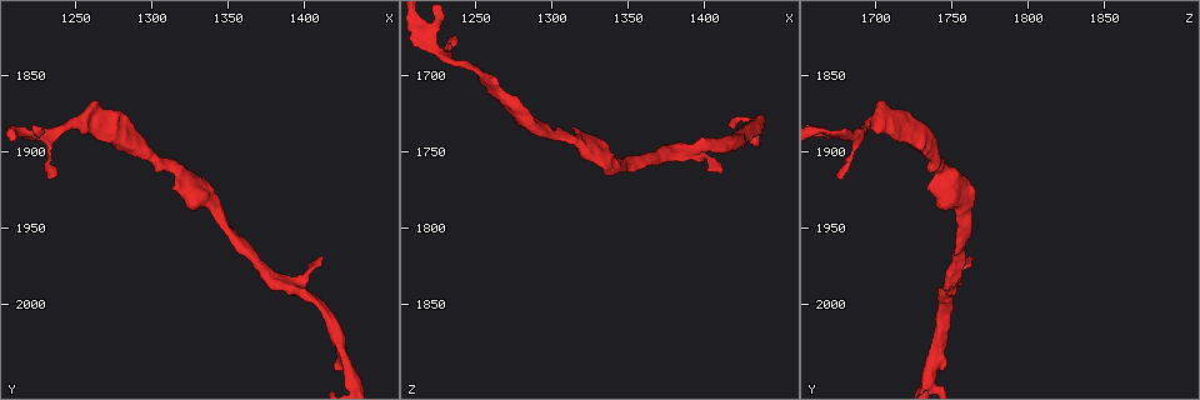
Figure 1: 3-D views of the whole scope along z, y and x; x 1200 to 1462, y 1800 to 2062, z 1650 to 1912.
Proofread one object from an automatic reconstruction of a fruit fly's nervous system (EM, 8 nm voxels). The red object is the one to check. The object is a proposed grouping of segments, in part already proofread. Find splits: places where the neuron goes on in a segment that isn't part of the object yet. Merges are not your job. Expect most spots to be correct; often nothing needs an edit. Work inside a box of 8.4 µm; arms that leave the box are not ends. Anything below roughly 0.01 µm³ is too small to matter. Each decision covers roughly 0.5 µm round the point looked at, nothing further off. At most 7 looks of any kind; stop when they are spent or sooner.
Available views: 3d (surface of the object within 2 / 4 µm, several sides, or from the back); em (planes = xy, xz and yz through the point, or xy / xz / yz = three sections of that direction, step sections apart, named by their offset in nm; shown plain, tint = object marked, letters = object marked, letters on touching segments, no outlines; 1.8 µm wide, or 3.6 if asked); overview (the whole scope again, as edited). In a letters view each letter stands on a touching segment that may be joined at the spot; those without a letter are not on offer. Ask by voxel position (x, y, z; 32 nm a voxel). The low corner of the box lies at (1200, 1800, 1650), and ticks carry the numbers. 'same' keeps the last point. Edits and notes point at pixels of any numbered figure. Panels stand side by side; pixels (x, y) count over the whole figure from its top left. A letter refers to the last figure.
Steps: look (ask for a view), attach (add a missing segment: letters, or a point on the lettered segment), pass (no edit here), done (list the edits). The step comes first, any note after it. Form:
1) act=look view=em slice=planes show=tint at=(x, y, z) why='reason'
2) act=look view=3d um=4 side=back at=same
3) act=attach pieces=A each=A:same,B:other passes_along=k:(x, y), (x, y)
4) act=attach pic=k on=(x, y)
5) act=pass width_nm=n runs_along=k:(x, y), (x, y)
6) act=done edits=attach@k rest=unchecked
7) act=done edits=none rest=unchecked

act=look view=3d um=4 at=(1410, 1968, 1762) why='branch stops here'

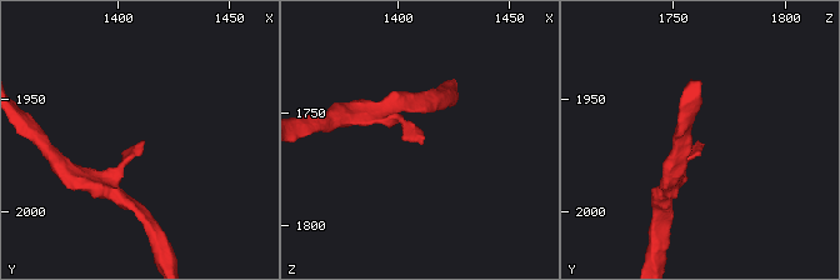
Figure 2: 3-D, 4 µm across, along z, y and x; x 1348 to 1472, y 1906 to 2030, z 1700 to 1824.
act=look view=em slice=planes show=letters at=(1411, 1969, 1761) why='shape alone is not enough'

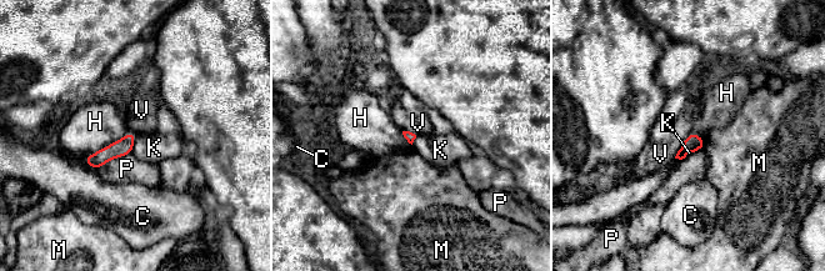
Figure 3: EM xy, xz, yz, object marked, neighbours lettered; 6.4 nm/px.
act=pass each=C:other,H:other,K:other,M:other,P:other,V:other border=3:(693, 130), (674, 156) found='no lettered segment goes on from it'

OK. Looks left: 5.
act=look view=3d um=2 side=back at=(1262, 1882, 1708) why='sudden change in width'

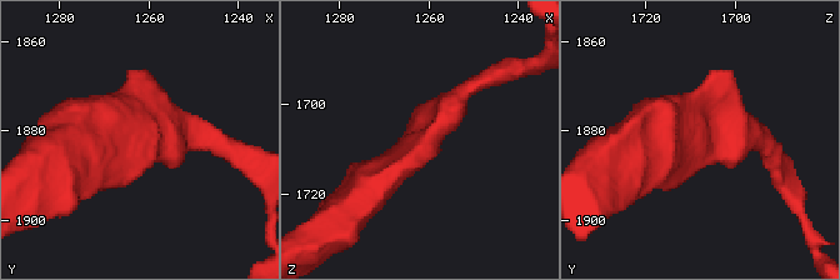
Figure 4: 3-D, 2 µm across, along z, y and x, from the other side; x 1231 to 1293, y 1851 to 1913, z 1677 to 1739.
act=look view=em slice=planes show=letters at=(1262, 1881, 1709) why='need the tissue'

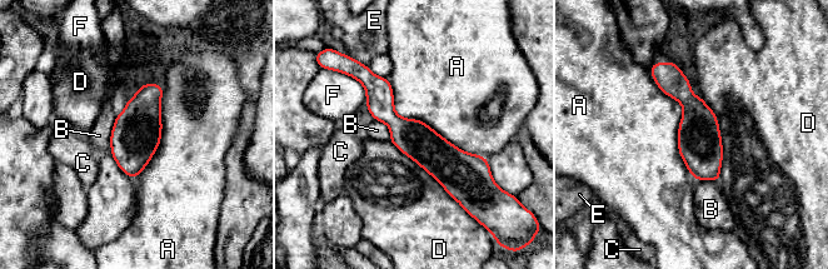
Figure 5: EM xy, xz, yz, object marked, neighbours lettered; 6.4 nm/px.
act=pass each=A:other,B:other,C:other,D:other,E:other,F:other found='none of them fits'

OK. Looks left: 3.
act=look view=em slice=xz step=8 show=tint at=(1236, 1914, 1672) why='tapers out'

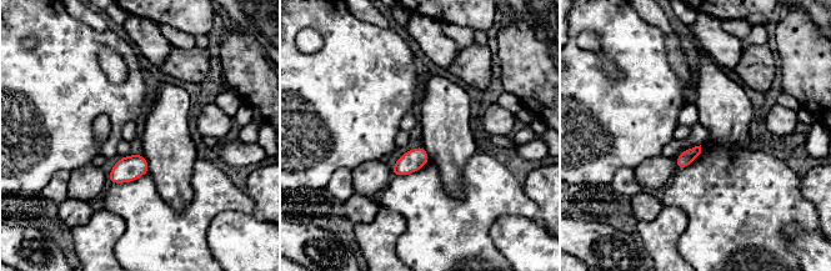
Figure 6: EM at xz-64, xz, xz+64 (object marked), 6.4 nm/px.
act=look view=em slice=planes show=letters at=same why='another direction'

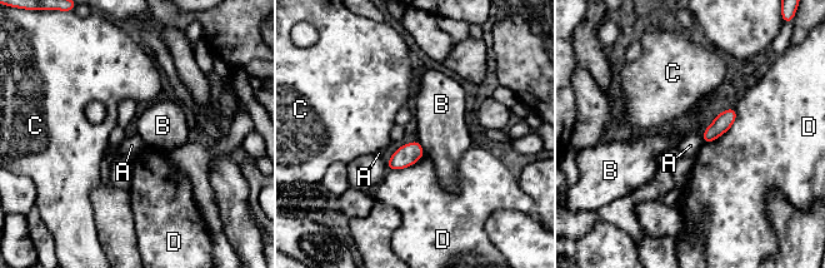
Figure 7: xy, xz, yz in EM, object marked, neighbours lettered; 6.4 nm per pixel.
act=pass each=A:other,B:other,C:other,D:other border=7:(418, 139), (425, 154) found='no lettered segment goes on from it'

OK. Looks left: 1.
act=done edits=none rest=unchecked

